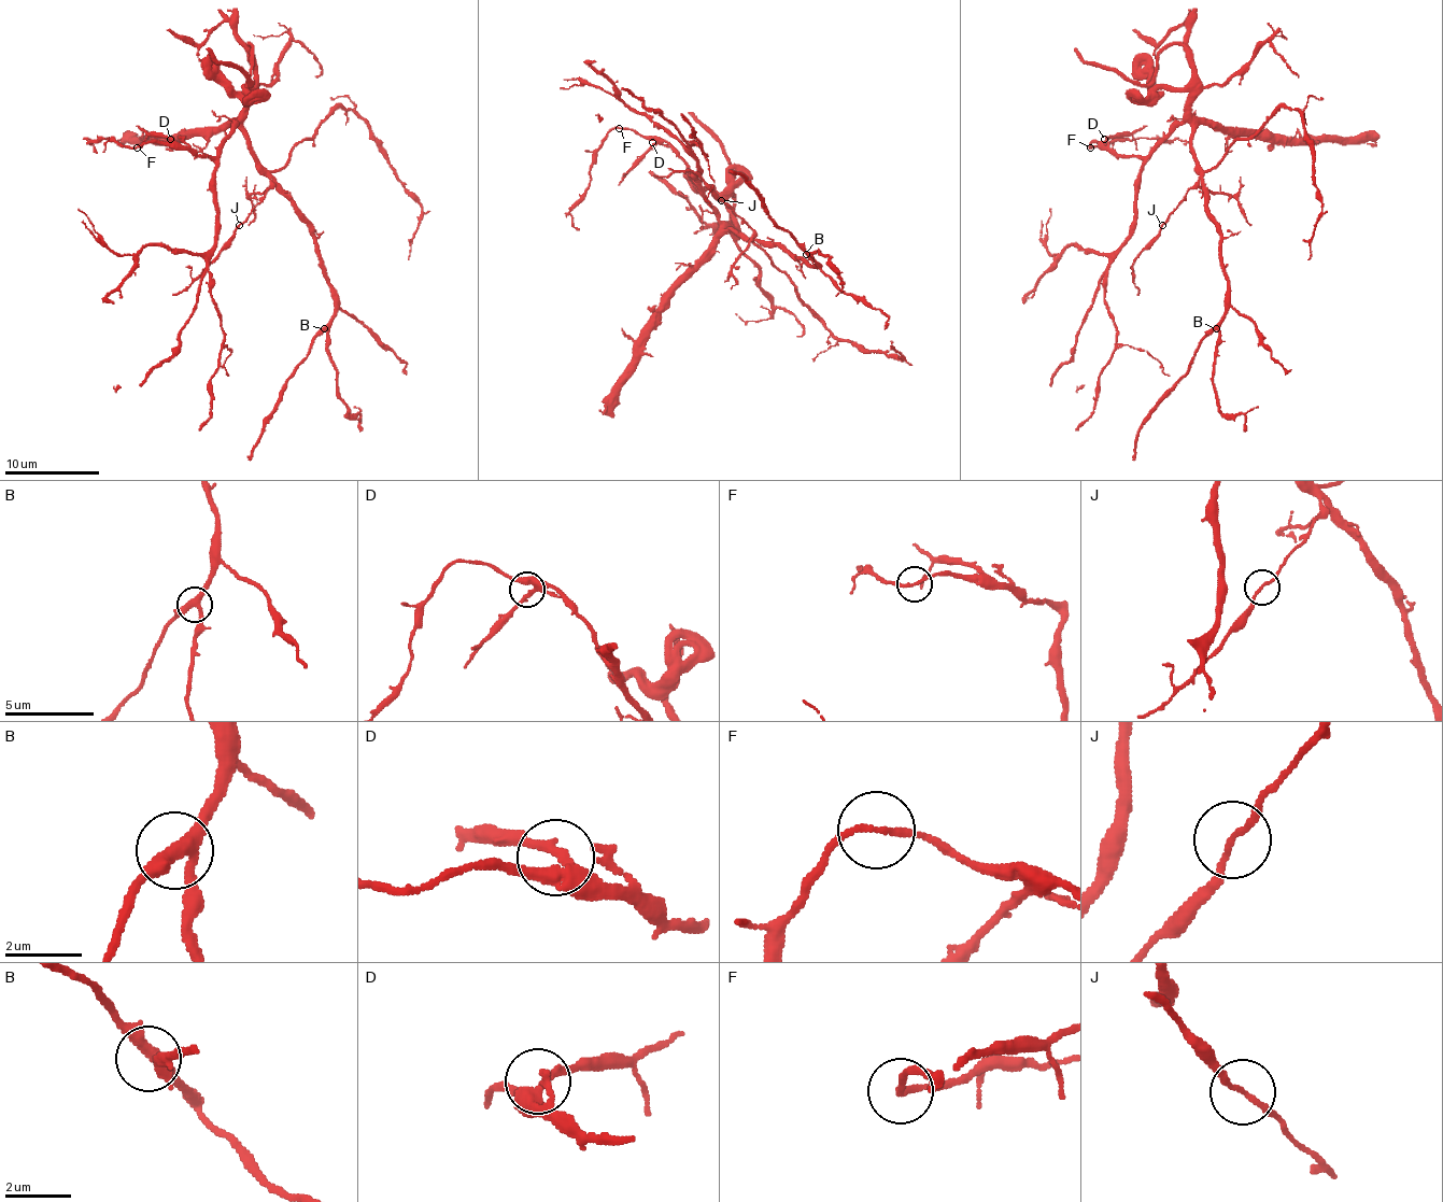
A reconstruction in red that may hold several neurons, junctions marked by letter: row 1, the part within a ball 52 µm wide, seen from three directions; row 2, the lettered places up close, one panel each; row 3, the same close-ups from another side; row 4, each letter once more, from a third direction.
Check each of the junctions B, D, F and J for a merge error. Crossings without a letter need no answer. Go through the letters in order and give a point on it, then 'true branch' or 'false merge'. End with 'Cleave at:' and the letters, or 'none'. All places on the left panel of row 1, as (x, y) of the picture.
B: at (324, 328); true branch
D: at (170, 139); true branch
F: at (137, 147); true branch
J: at (239, 225); true branch
Cleave at: none

